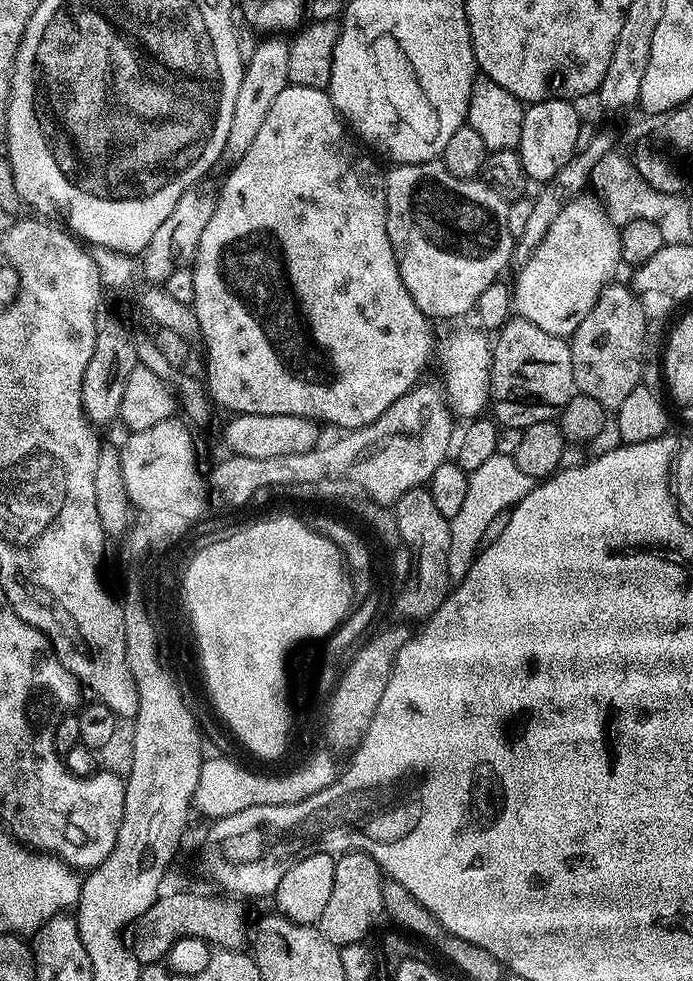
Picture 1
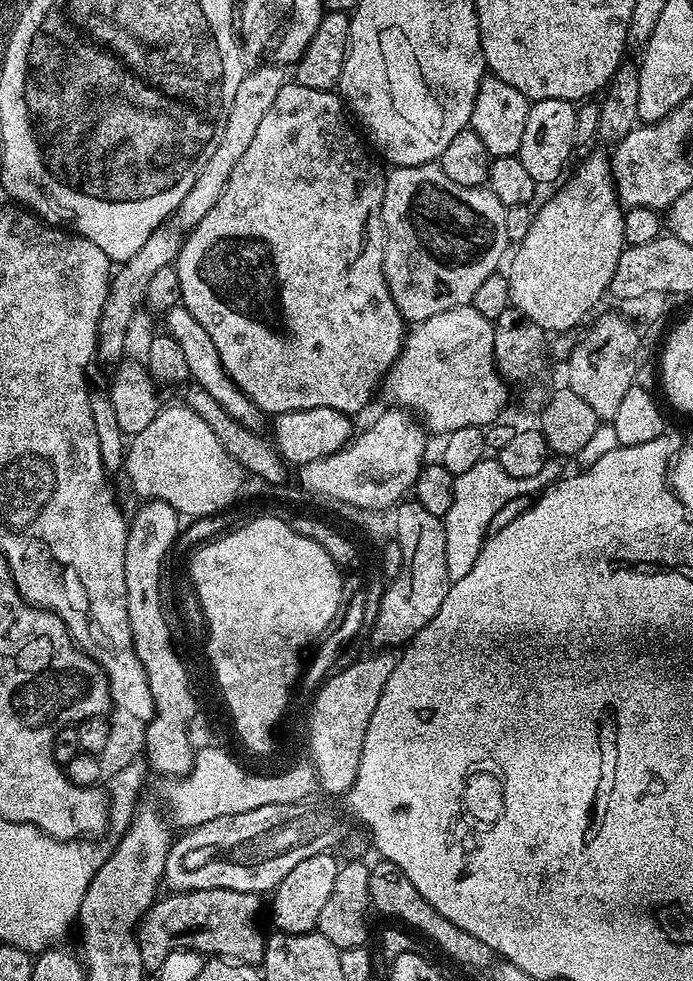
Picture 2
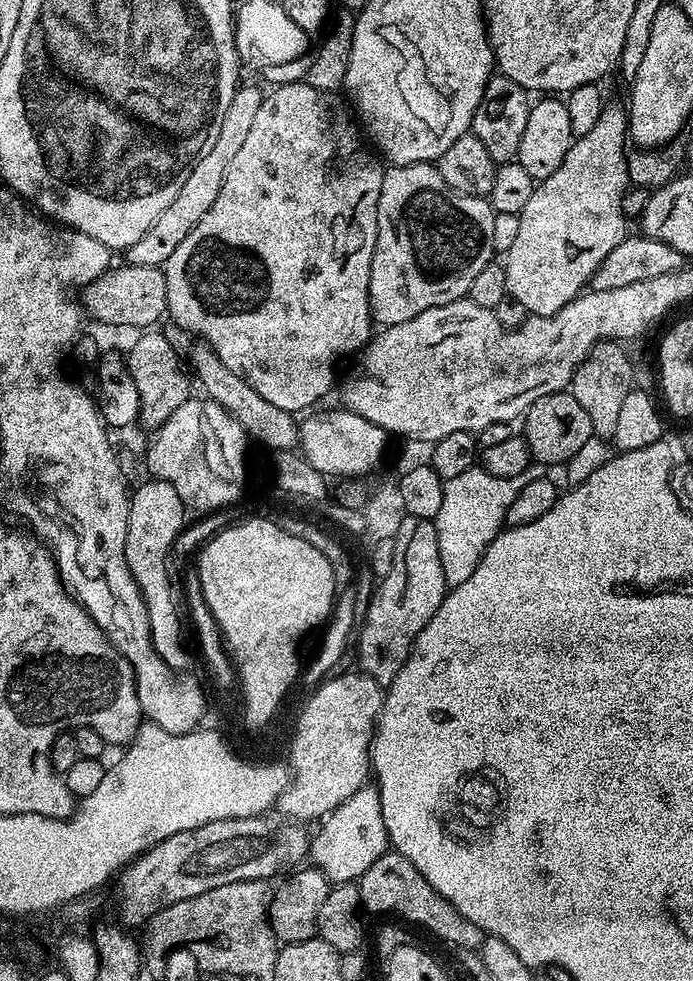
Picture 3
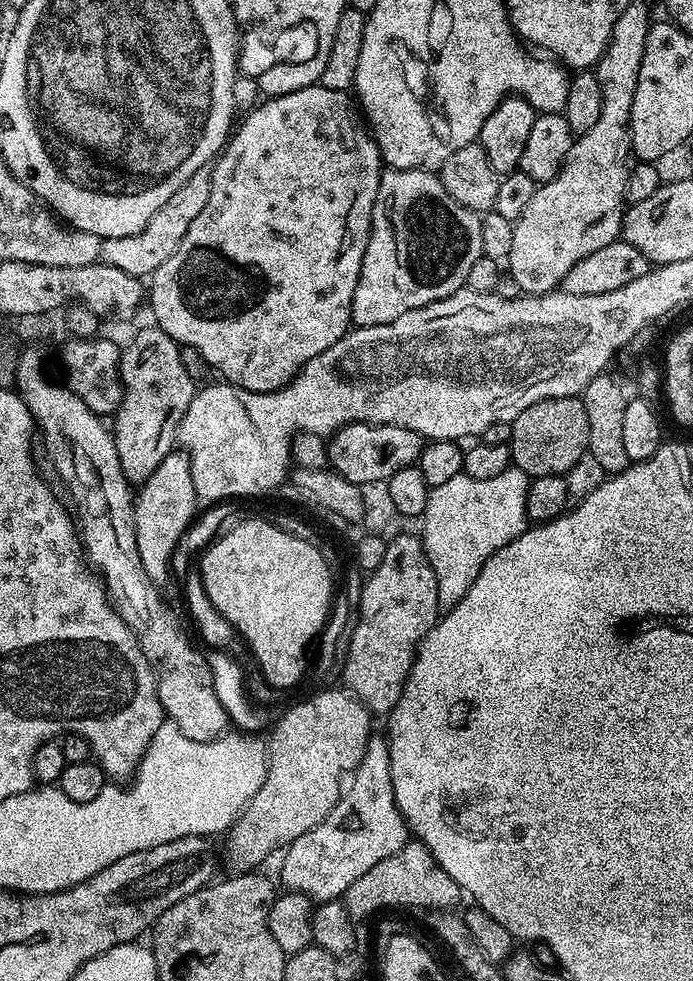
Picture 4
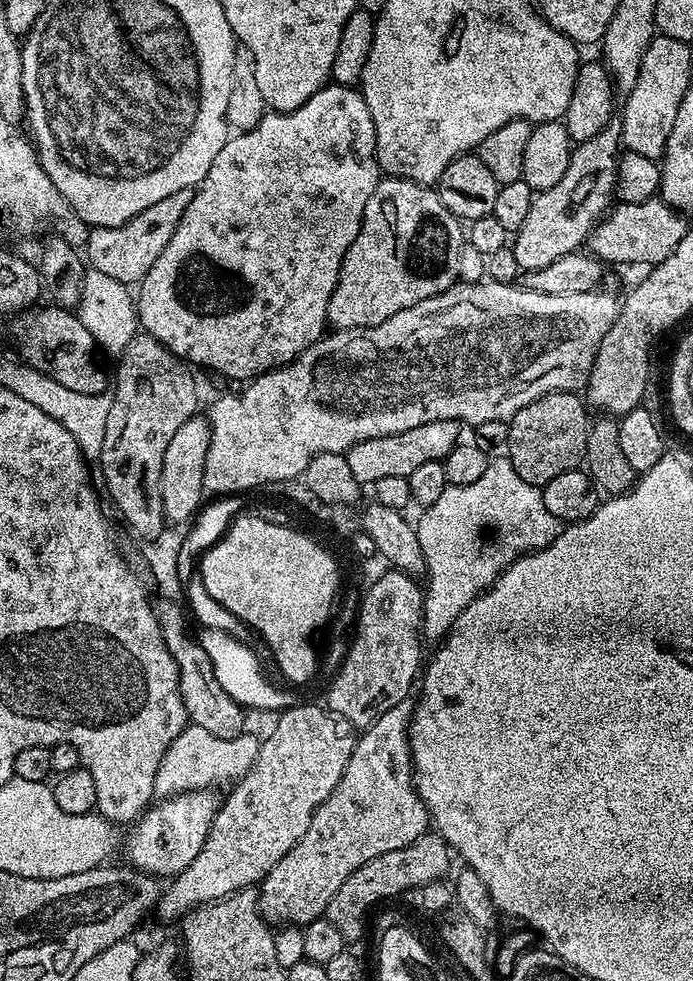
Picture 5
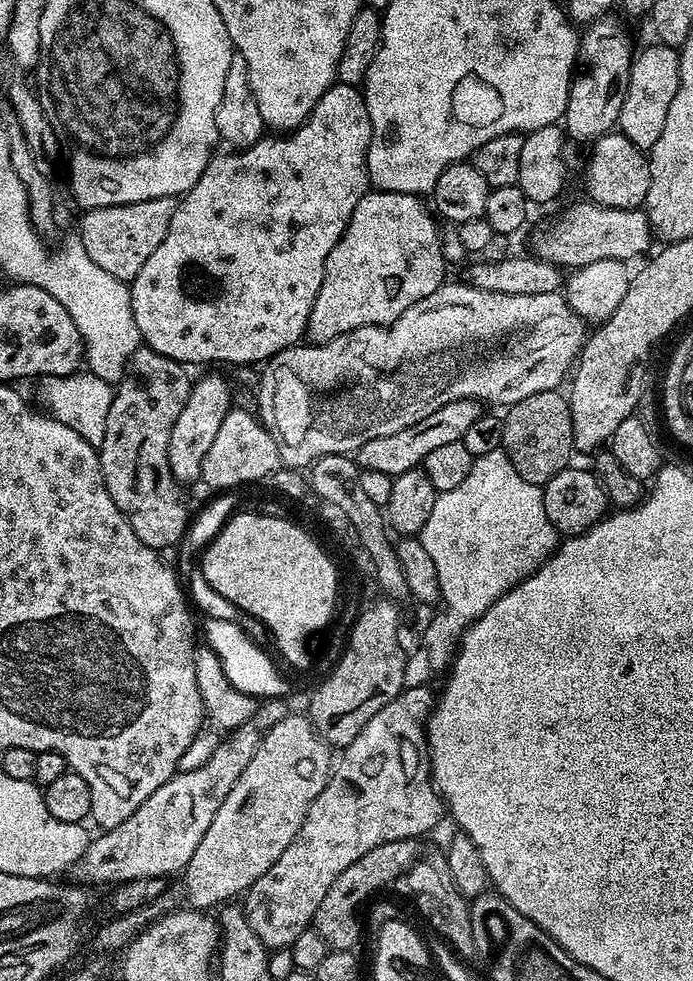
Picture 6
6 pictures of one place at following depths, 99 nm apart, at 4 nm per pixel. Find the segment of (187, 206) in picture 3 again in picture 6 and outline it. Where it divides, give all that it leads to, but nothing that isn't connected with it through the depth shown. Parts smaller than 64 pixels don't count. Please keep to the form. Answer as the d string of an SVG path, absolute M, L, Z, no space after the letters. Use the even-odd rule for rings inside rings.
M163 196L146 202L87 209L80 220L78 238L82 246L86 246L86 254L90 254L91 260L102 266L106 274L131 282L138 270L146 266L146 258L162 246L162 238L166 238L166 230L170 230L170 218L174 218L176 205L173 197Z

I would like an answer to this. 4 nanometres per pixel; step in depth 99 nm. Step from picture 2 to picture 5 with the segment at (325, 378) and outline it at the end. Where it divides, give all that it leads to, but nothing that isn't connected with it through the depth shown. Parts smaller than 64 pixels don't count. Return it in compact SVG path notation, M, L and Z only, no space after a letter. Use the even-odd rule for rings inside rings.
M329 83L319 88L298 110L269 111L262 118L262 122L254 126L254 130L229 138L222 150L218 150L210 170L206 170L206 178L193 191L190 206L186 206L186 214L182 214L178 230L174 230L174 238L166 242L166 250L158 254L158 262L154 262L154 266L150 266L144 276L147 280L152 280L152 288L160 288L160 320L192 320L191 363L196 366L201 364L204 370L210 370L213 364L216 364L213 373L247 381L249 378L259 378L263 372L271 372L273 368L289 364L294 357L301 356L311 344L315 344L325 335L328 307L334 294L334 286L338 282L340 263L344 261L346 250L350 250L354 238L358 238L360 223L364 221L366 202L370 194L374 194L381 179L380 163L376 161L374 118L370 118L370 110L363 95L352 86Z

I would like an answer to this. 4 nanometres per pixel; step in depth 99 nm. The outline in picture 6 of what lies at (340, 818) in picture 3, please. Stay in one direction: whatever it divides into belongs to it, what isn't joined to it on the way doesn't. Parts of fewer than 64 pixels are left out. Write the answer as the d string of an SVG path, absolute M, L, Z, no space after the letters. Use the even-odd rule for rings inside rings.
M427 686L405 688L390 702L366 722L362 734L354 738L339 753L329 775L326 786L308 804L308 813L302 822L302 830L282 850L282 858L251 884L242 900L246 918L250 922L250 930L258 934L258 938L269 950L288 948L298 934L302 934L313 923L318 906L322 906L322 898L326 898L326 890L334 886L338 874L346 870L346 866L354 866L362 854L370 854L374 846L382 846L395 840L414 840L424 835L446 816L446 805L440 799L432 783L430 760L426 755L426 725L434 707L434 692Z

